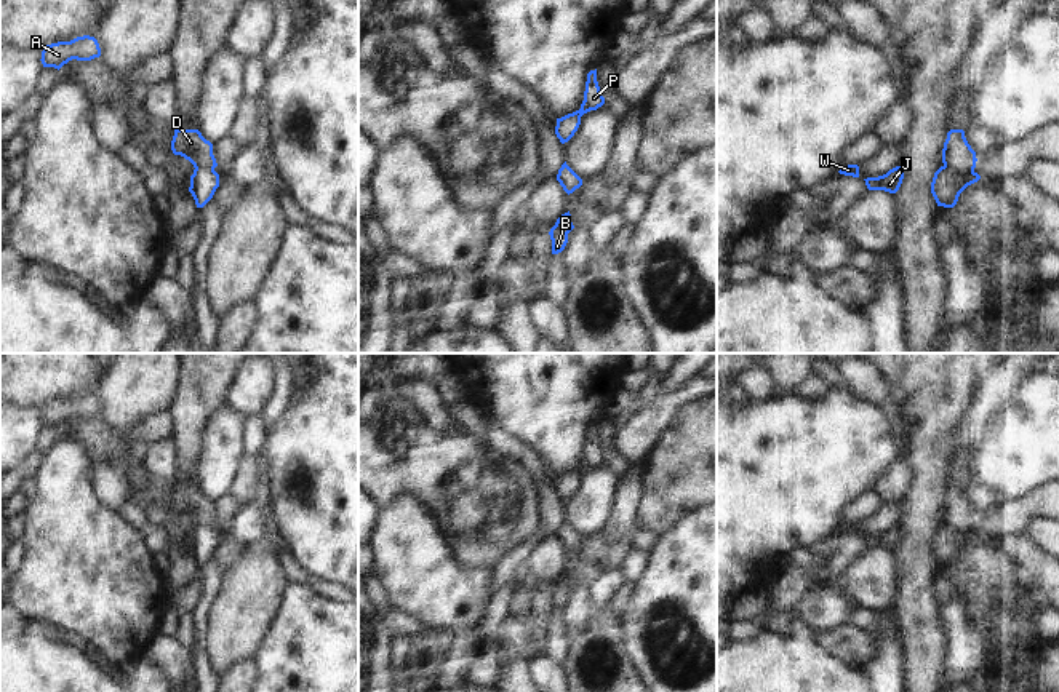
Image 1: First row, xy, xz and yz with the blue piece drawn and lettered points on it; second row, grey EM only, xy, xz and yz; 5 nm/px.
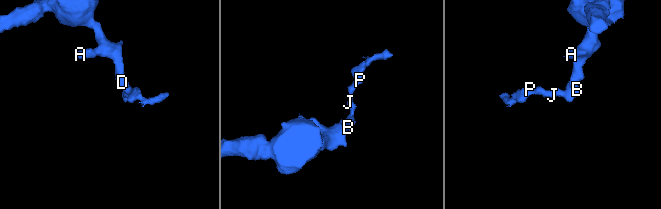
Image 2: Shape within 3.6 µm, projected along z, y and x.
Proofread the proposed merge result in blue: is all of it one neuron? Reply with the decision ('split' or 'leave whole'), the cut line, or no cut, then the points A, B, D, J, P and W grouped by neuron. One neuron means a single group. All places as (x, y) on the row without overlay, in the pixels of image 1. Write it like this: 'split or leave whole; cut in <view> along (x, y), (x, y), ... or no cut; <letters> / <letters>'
split; cut in yz along (944, 523), (962, 531), (973, 529); A B D / J P W

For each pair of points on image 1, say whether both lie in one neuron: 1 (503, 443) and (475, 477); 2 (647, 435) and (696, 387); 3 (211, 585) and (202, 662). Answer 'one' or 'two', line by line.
1: two
2: one
3: one

